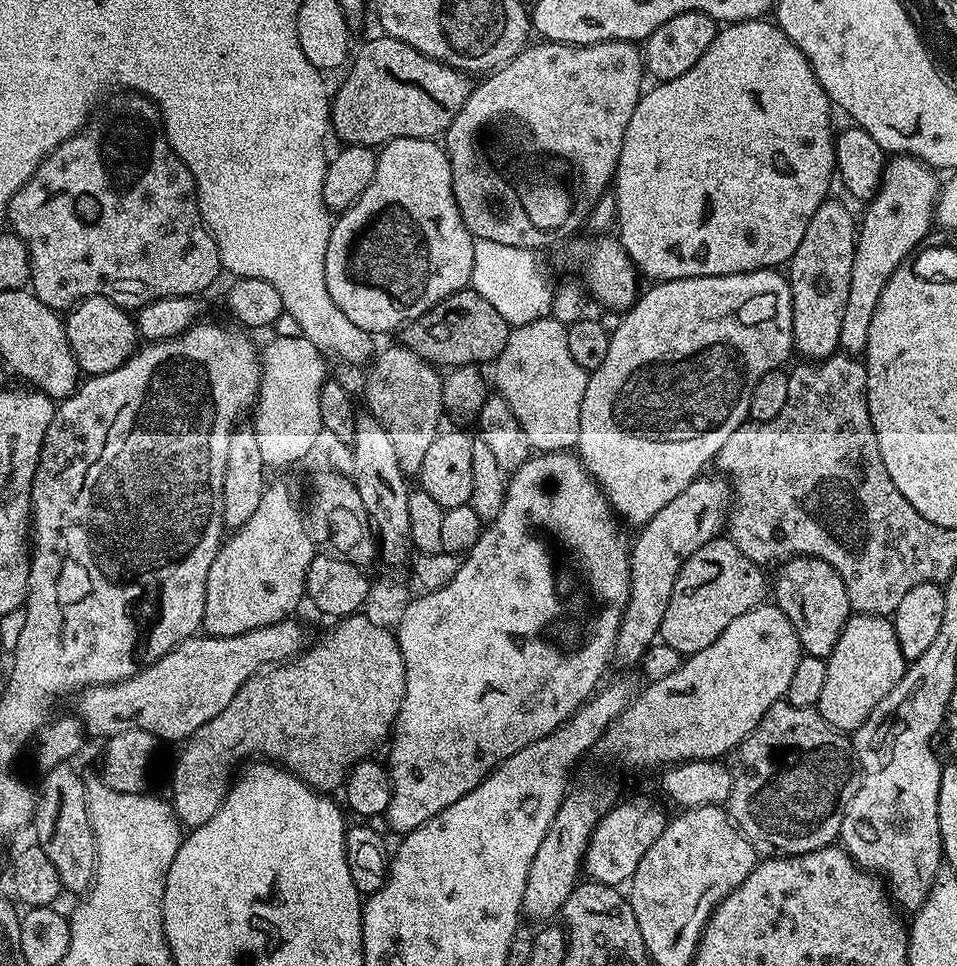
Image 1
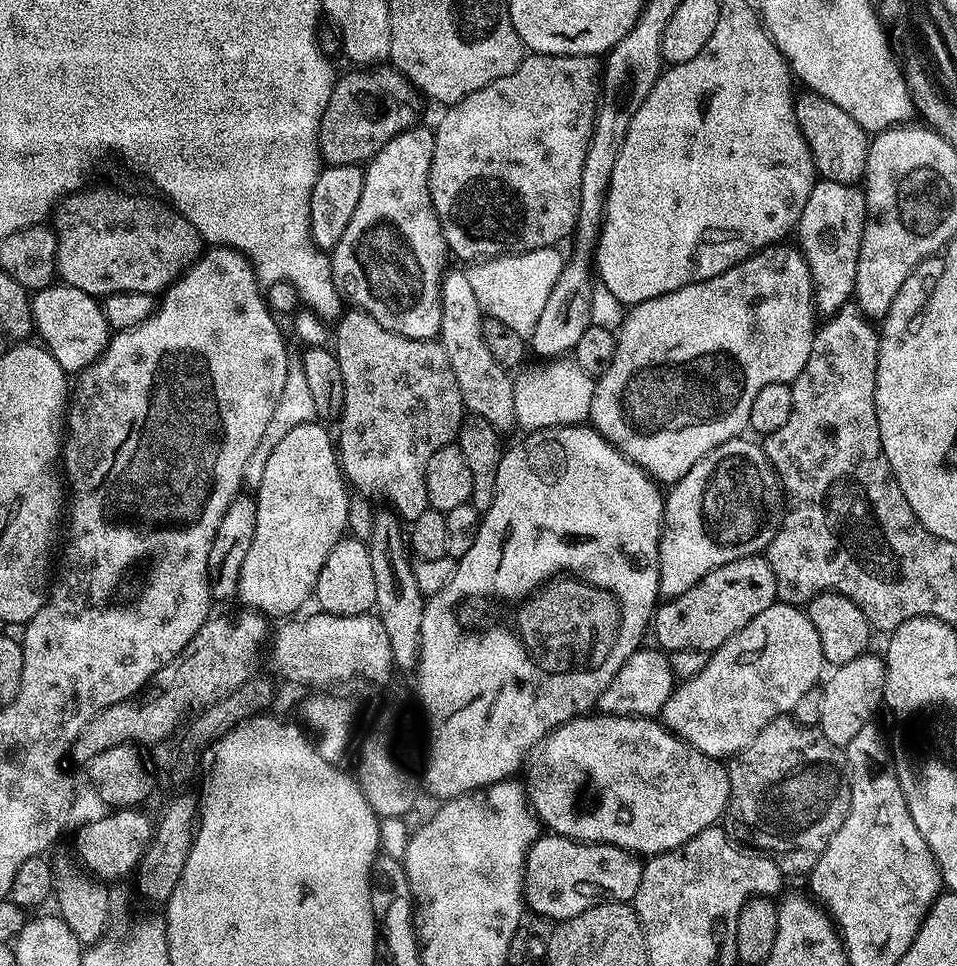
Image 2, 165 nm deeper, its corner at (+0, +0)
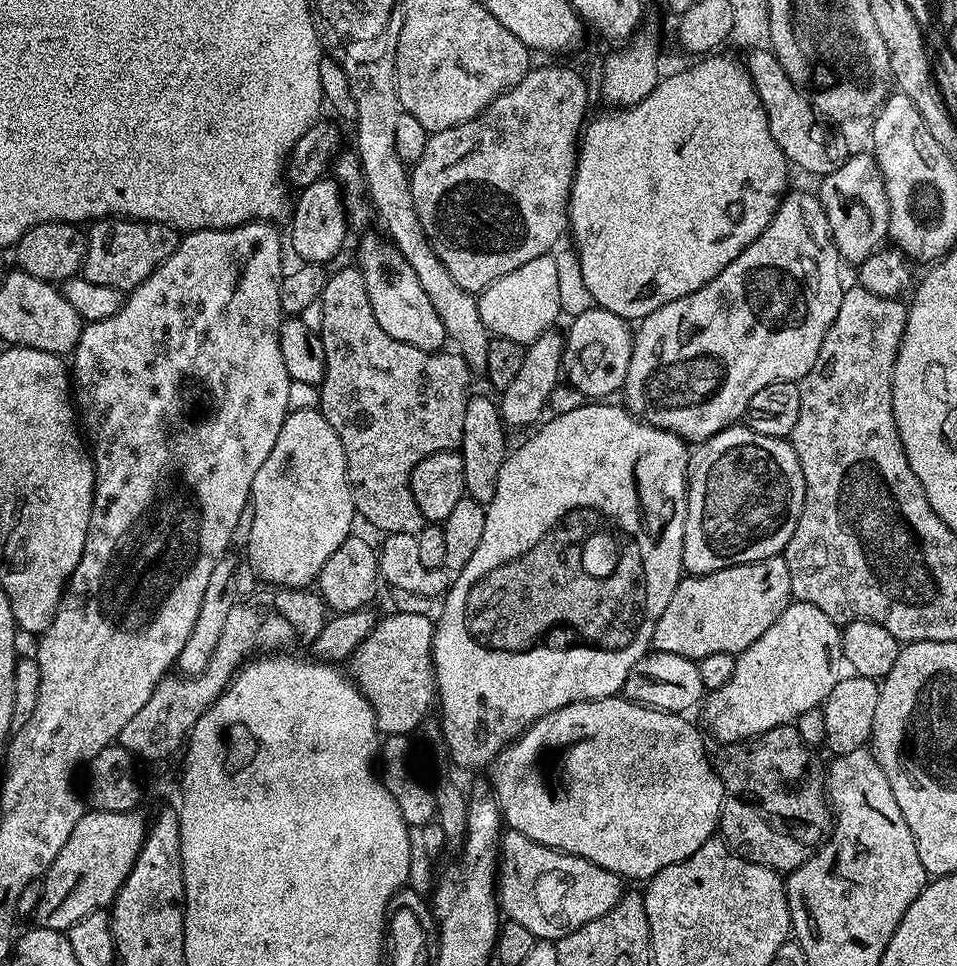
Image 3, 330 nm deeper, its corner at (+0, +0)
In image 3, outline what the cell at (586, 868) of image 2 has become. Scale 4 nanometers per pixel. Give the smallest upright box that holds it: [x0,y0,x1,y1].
[498,831,622,942]

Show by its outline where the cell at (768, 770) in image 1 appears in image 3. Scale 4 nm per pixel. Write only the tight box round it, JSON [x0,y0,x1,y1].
[714,724,830,846]

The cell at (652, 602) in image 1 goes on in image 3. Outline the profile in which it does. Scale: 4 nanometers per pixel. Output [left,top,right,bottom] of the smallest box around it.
[682,426,805,576]

